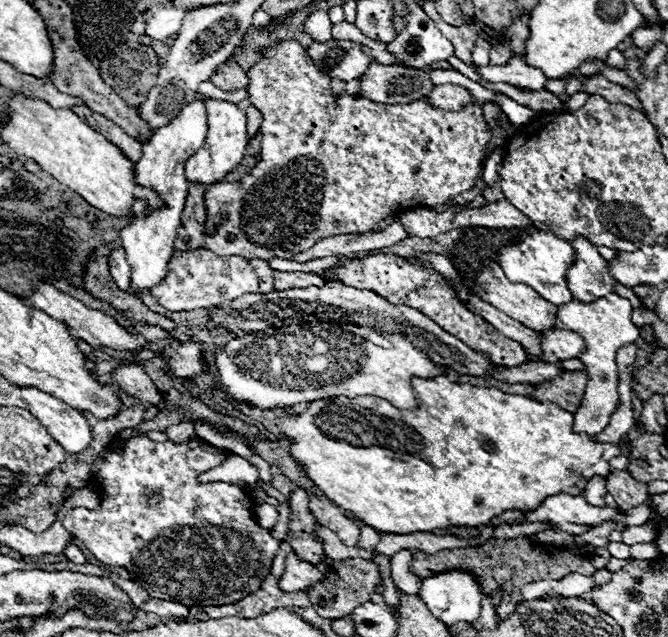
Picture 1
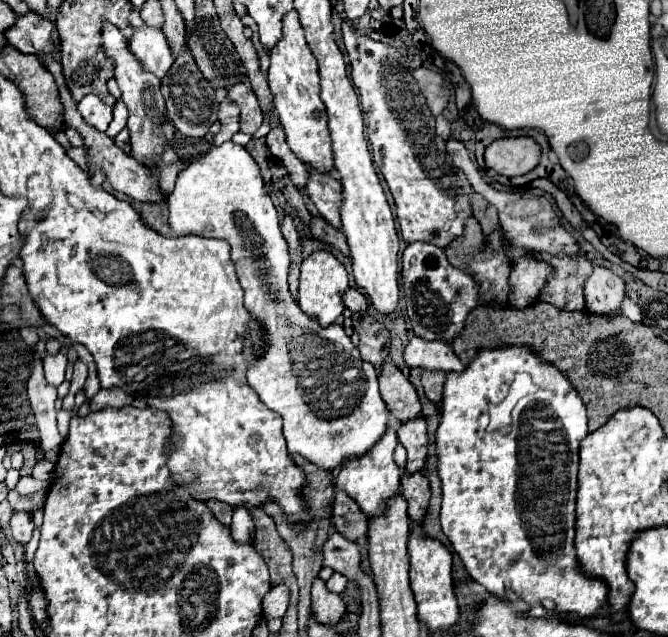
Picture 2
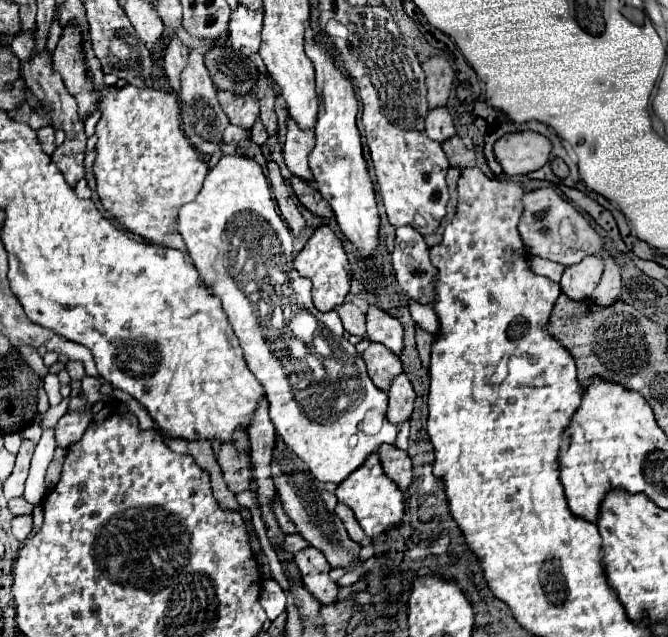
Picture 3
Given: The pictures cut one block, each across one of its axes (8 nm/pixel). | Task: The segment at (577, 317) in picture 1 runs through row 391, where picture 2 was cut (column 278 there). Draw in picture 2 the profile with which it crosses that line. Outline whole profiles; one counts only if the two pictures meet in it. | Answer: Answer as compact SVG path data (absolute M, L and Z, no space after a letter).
M278 584L274 586L262 600L262 612L264 612L264 618L266 620L272 620L272 618L282 618L284 612L288 608L288 590L286 586Z

